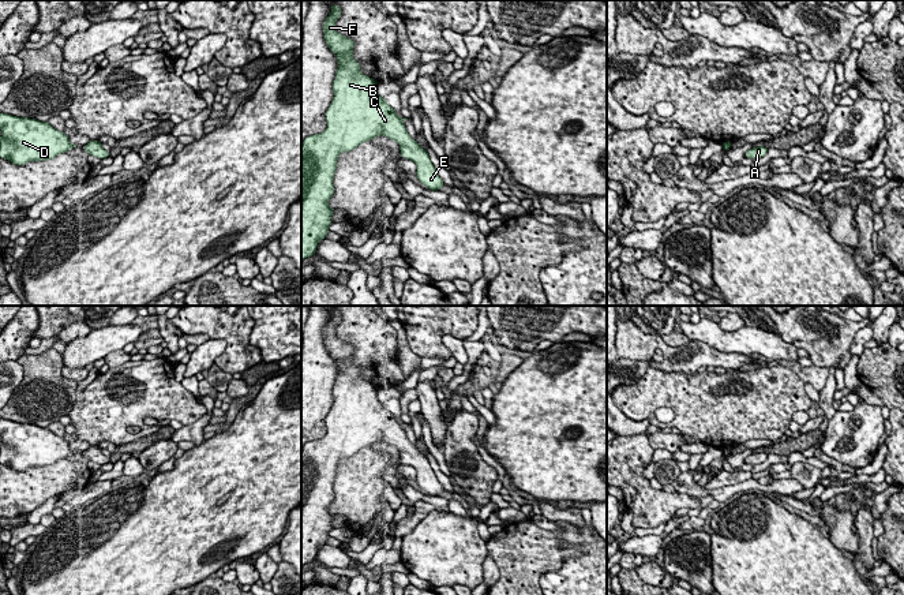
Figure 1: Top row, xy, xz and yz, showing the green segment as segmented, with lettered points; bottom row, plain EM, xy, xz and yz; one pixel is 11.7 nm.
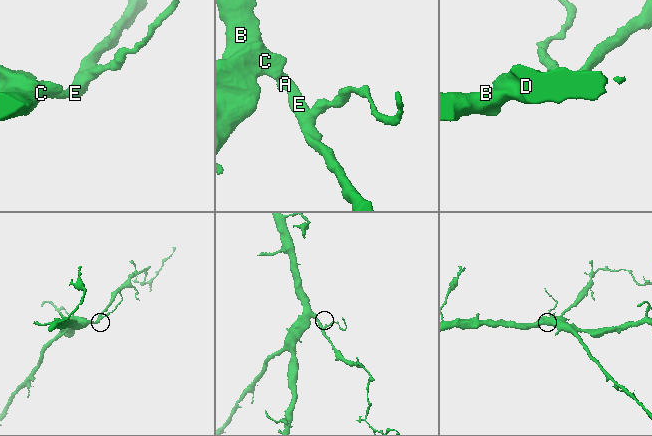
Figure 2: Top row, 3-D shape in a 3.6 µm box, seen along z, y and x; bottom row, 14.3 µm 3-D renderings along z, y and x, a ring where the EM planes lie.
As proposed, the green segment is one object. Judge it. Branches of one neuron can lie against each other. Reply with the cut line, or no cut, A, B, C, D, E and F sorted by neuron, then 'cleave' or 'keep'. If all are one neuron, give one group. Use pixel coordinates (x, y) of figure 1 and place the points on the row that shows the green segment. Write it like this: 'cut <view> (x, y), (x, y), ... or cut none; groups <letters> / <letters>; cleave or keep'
cut none; groups A B C D E F; keep

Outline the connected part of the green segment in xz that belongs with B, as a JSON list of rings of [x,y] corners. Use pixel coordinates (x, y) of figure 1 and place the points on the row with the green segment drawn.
[[[333,3],[331,14],[323,22],[325,41],[330,50],[337,55],[338,68],[333,82],[334,97],[326,111],[327,127],[323,132],[304,138],[301,145],[301,261],[316,252],[318,243],[326,239],[333,224],[333,210],[329,199],[334,195],[334,173],[338,156],[342,151],[355,150],[359,145],[383,135],[400,145],[402,158],[412,160],[416,166],[416,175],[420,183],[431,191],[439,191],[445,183],[435,171],[428,153],[412,139],[408,134],[404,119],[378,94],[378,83],[364,75],[360,64],[353,59],[355,41],[340,34],[335,29],[335,20],[341,16],[341,10]]]

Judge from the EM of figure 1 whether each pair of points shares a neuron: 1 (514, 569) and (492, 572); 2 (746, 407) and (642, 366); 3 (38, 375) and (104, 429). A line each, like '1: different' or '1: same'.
1: different
2: different
3: different

